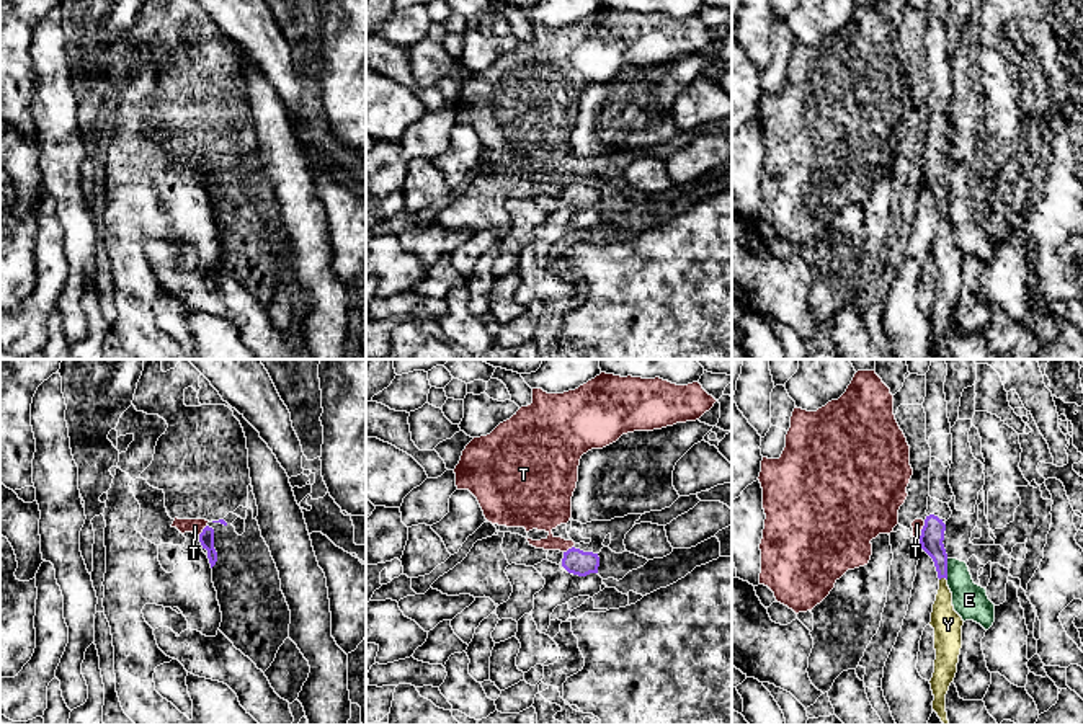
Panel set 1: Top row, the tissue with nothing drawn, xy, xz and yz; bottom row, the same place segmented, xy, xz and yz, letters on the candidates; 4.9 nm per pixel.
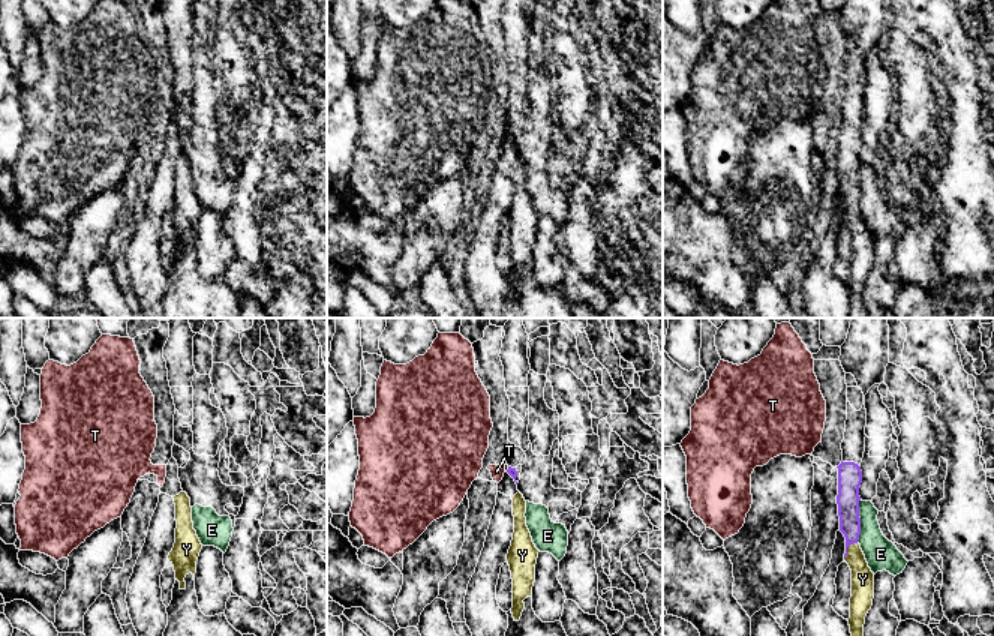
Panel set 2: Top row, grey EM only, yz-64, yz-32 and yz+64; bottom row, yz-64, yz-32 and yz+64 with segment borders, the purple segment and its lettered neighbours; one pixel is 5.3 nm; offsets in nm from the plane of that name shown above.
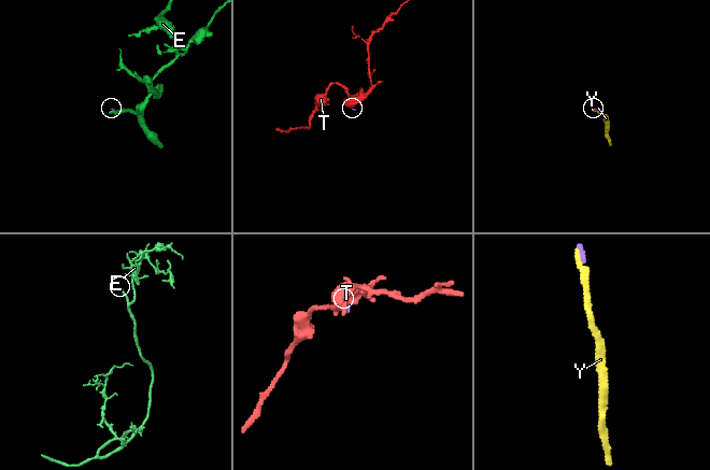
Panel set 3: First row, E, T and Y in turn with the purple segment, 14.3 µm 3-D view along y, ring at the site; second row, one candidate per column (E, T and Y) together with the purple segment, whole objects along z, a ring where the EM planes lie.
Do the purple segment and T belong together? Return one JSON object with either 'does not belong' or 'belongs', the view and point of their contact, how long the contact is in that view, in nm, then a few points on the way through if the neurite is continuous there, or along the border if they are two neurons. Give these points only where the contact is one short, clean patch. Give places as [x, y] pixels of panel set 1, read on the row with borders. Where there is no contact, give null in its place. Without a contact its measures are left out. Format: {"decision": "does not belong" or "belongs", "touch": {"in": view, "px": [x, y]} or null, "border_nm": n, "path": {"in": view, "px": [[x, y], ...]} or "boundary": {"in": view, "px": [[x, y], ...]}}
{"decision": "does not belong", "touch": {"in": "yz", "px": [922, 529]}, "border_nm": 90, "boundary": {"in": "yz", "px": [[925, 521], [918, 538]]}}

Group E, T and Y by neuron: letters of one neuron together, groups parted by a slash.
E / T / Y

